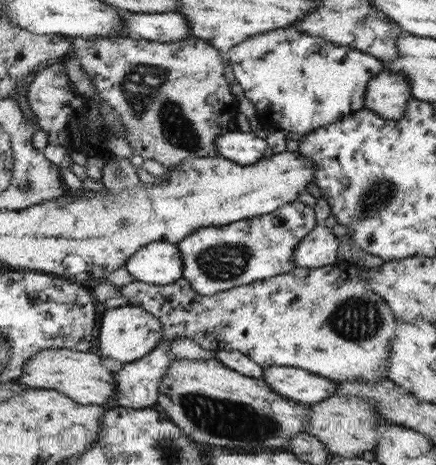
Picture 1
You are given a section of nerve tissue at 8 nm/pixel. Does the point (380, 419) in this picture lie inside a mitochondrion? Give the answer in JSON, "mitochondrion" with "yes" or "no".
{"mitochondrion":"no"}

